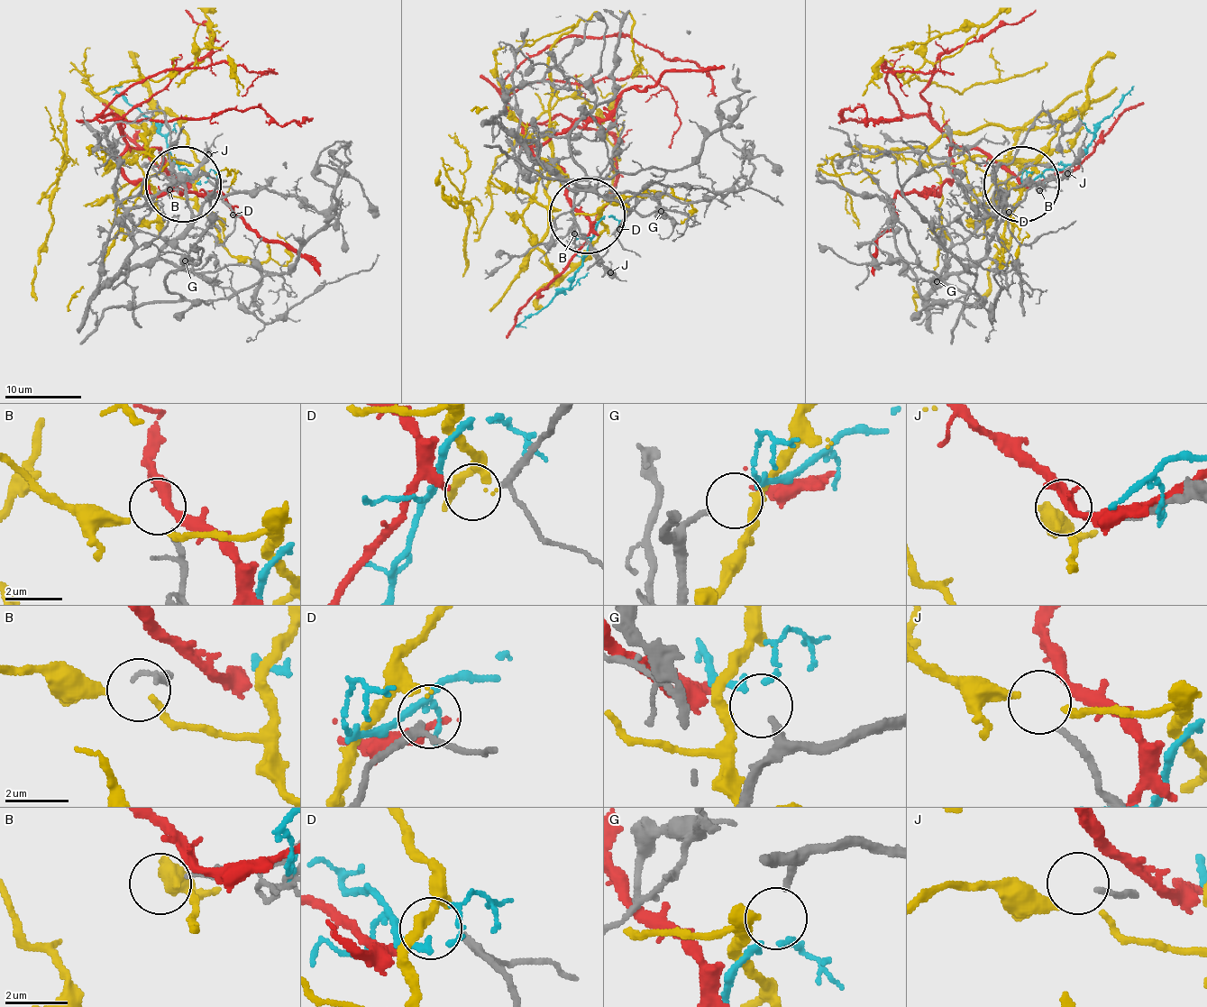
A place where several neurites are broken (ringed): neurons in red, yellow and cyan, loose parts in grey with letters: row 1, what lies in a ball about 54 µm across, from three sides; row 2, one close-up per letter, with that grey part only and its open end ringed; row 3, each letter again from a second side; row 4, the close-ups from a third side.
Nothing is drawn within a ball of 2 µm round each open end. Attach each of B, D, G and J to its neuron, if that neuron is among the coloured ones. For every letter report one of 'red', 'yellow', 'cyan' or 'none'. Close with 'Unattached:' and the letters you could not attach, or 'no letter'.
B: none
D: red
G: cyan
J: none
Unattached: B, J

